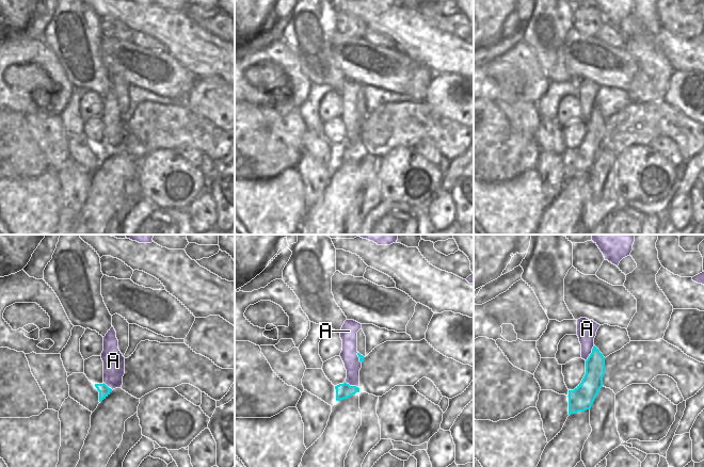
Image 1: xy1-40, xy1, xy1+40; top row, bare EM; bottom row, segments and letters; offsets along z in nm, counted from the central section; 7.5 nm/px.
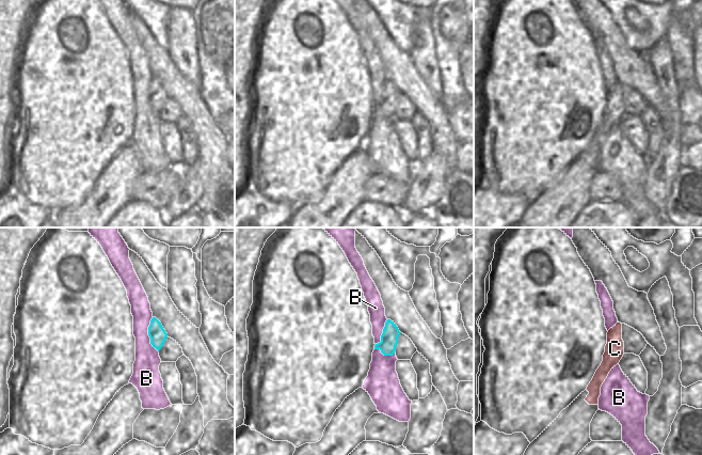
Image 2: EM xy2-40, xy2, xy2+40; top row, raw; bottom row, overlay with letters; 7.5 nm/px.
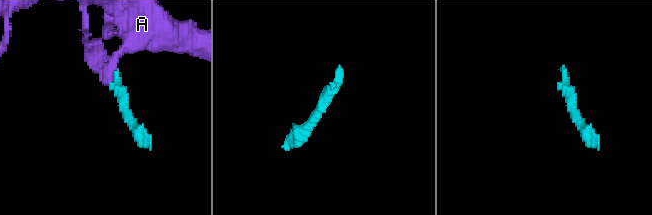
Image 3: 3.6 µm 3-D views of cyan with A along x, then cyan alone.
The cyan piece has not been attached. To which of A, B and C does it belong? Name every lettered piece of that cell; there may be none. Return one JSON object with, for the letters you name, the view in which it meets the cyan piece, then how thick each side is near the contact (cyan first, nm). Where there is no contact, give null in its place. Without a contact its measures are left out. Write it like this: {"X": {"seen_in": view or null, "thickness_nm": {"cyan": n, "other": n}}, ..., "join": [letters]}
{"C": {"seen_in": null}, "join": ["C"]}

